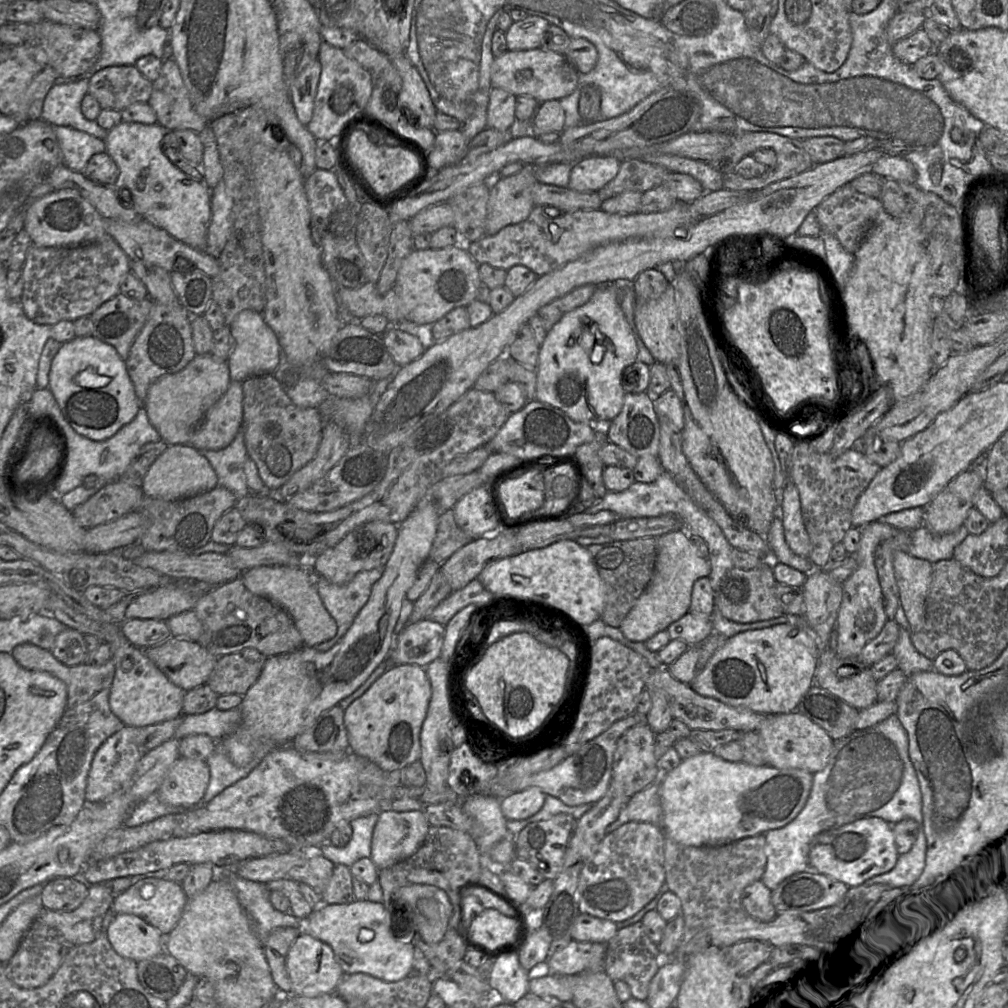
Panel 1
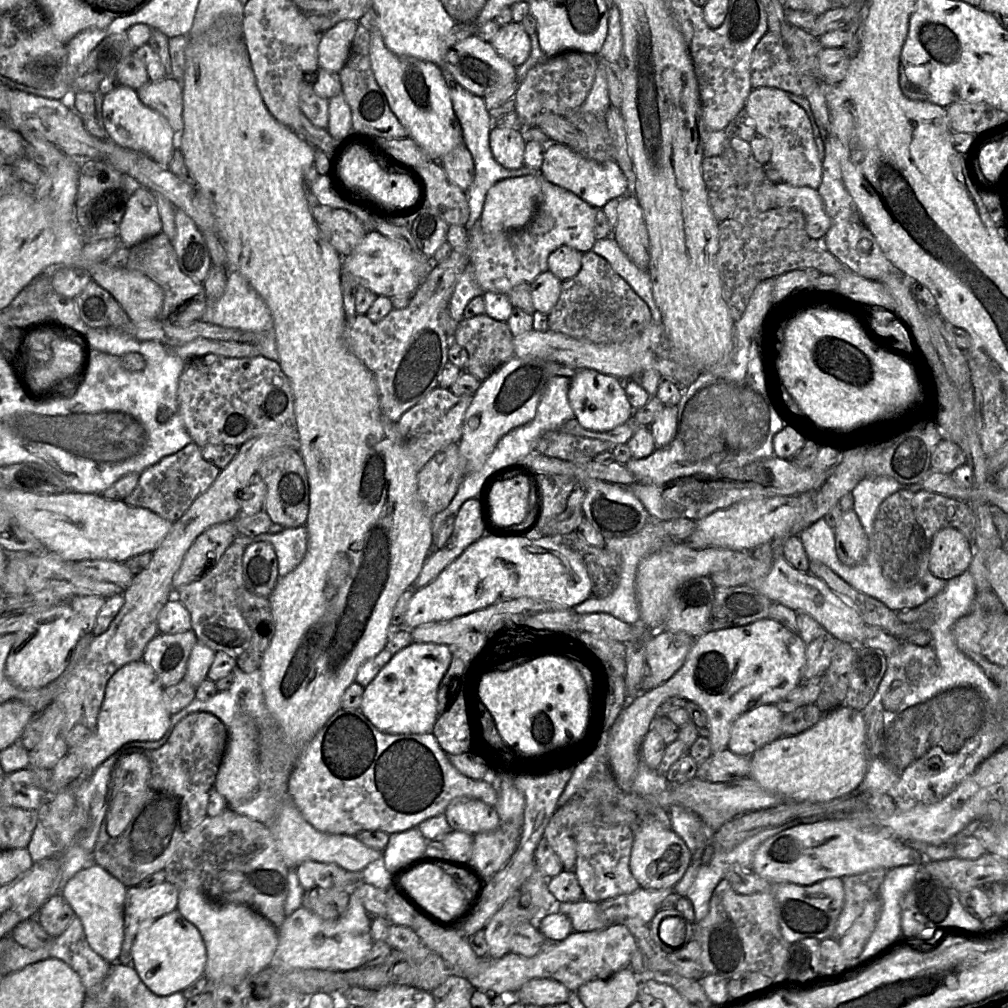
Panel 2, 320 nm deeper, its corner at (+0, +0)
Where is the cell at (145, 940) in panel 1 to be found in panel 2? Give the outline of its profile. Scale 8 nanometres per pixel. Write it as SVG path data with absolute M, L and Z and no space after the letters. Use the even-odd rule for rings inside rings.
M175 909L140 926L132 945L132 958L132 967L147 987L159 996L167 996L182 992L203 976L207 953L197 927Z

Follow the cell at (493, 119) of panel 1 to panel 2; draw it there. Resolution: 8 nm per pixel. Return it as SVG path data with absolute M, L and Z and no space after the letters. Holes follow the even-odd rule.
M494 125L490 133L490 147L494 158L507 169L525 165L526 141L519 127Z

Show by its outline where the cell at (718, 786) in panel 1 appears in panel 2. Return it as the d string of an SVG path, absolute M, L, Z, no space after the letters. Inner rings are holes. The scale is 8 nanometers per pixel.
M839 706L806 731L782 736L759 748L750 760L750 777L788 801L830 802L849 796L862 783L868 767L863 713Z

